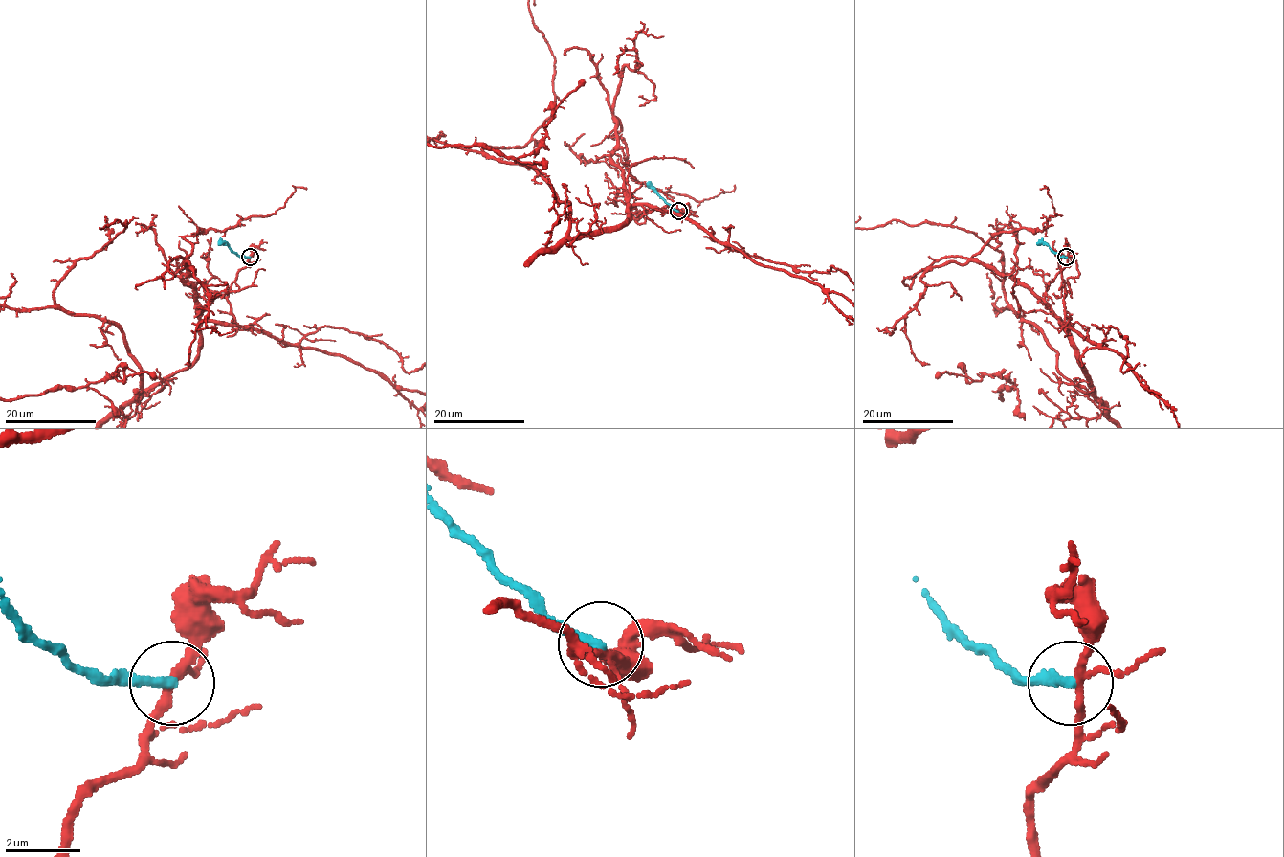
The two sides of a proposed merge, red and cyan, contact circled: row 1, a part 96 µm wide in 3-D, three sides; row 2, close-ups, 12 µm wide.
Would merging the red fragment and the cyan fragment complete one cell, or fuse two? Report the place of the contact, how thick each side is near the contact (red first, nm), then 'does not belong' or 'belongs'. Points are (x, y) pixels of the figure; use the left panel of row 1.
place (250, 257); calibres 190 and 260 nm; does not belong

